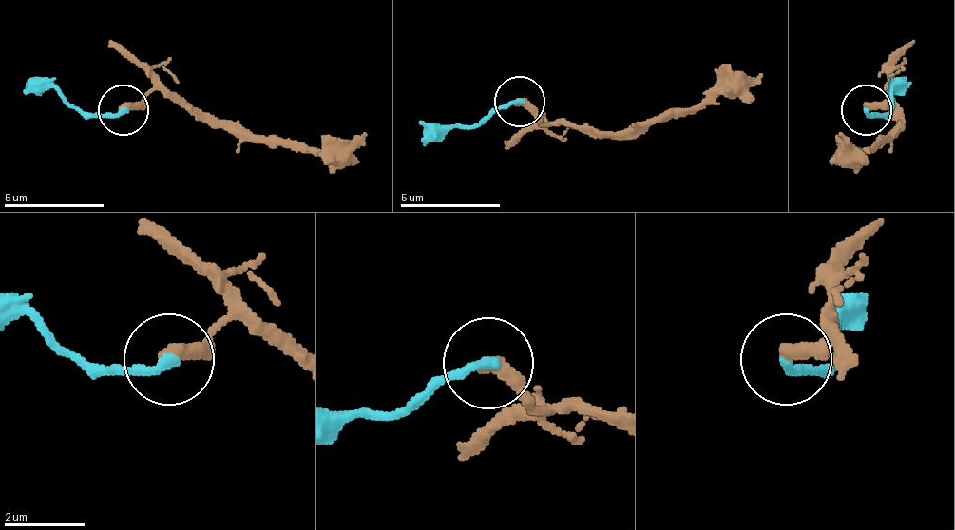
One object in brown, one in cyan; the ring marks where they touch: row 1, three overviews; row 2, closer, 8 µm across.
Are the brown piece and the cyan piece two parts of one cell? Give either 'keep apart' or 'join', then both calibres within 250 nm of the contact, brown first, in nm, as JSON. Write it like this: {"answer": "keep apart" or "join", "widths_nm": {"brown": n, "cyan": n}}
{"answer": "keep apart", "widths_nm": {"brown": 360, "cyan": 260}}

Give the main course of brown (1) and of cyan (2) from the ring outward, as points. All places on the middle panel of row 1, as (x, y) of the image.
1: (518, 104), (543, 124), (639, 130), (653, 120), (694, 115), (718, 95), (744, 95), (764, 75)
2: (518, 100), (423, 144)

